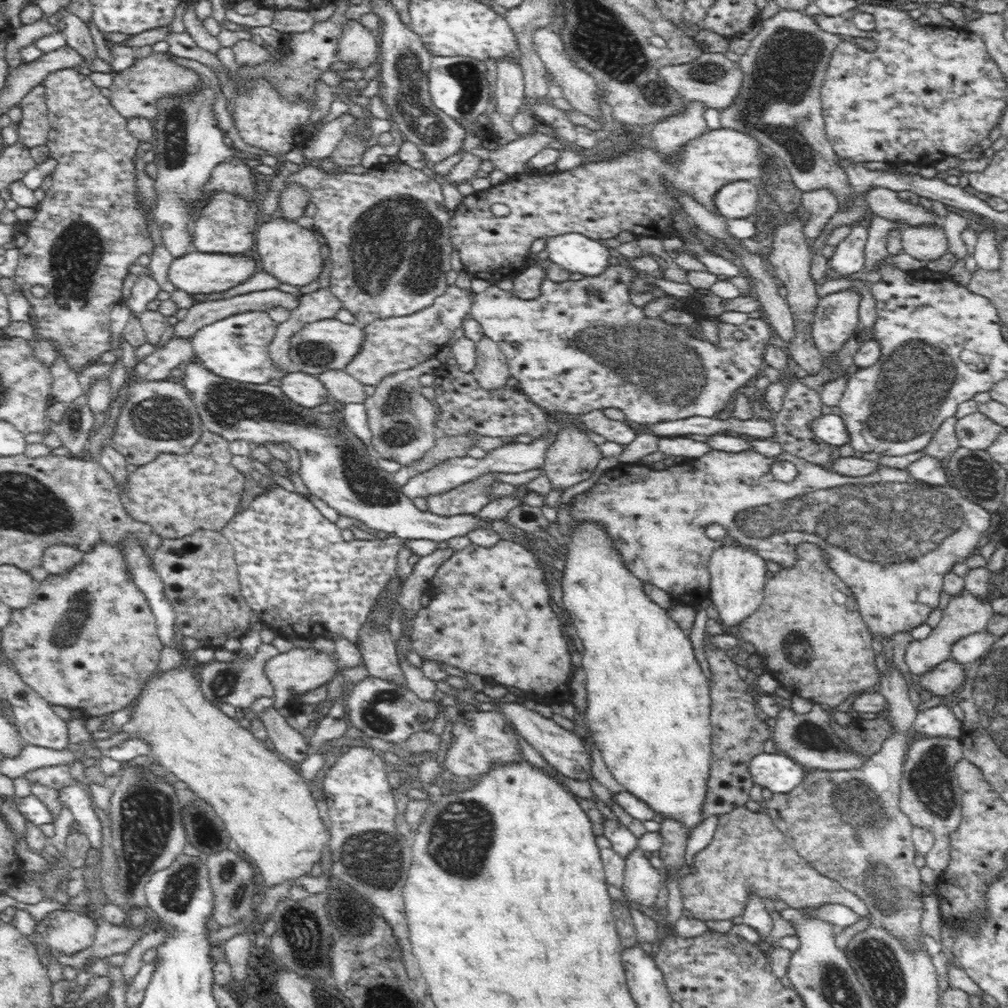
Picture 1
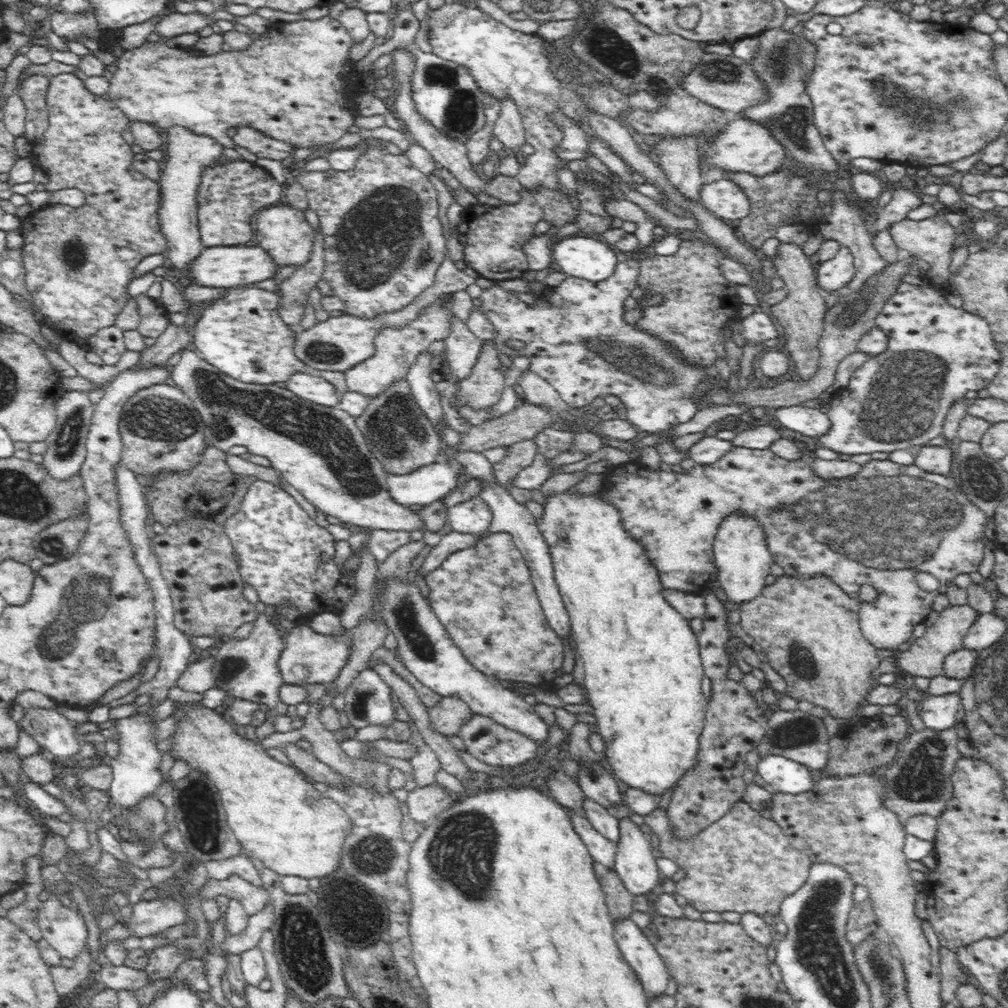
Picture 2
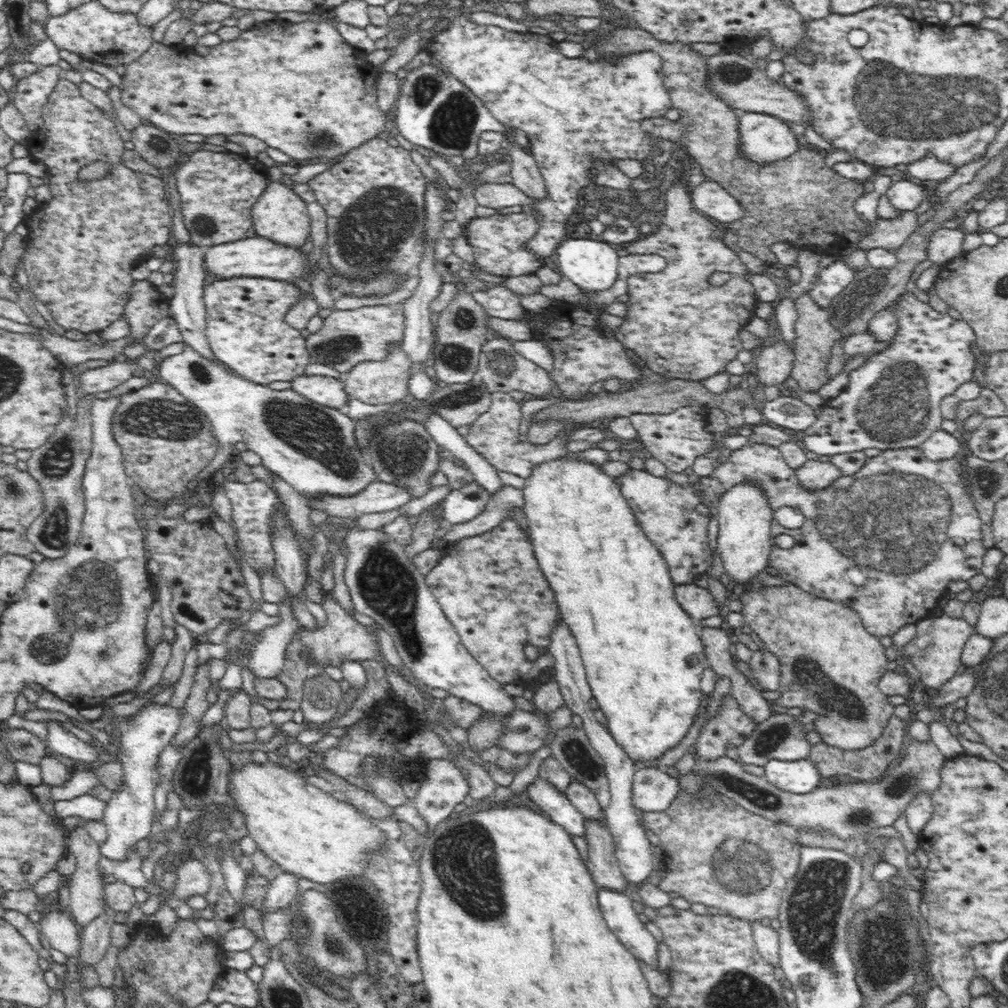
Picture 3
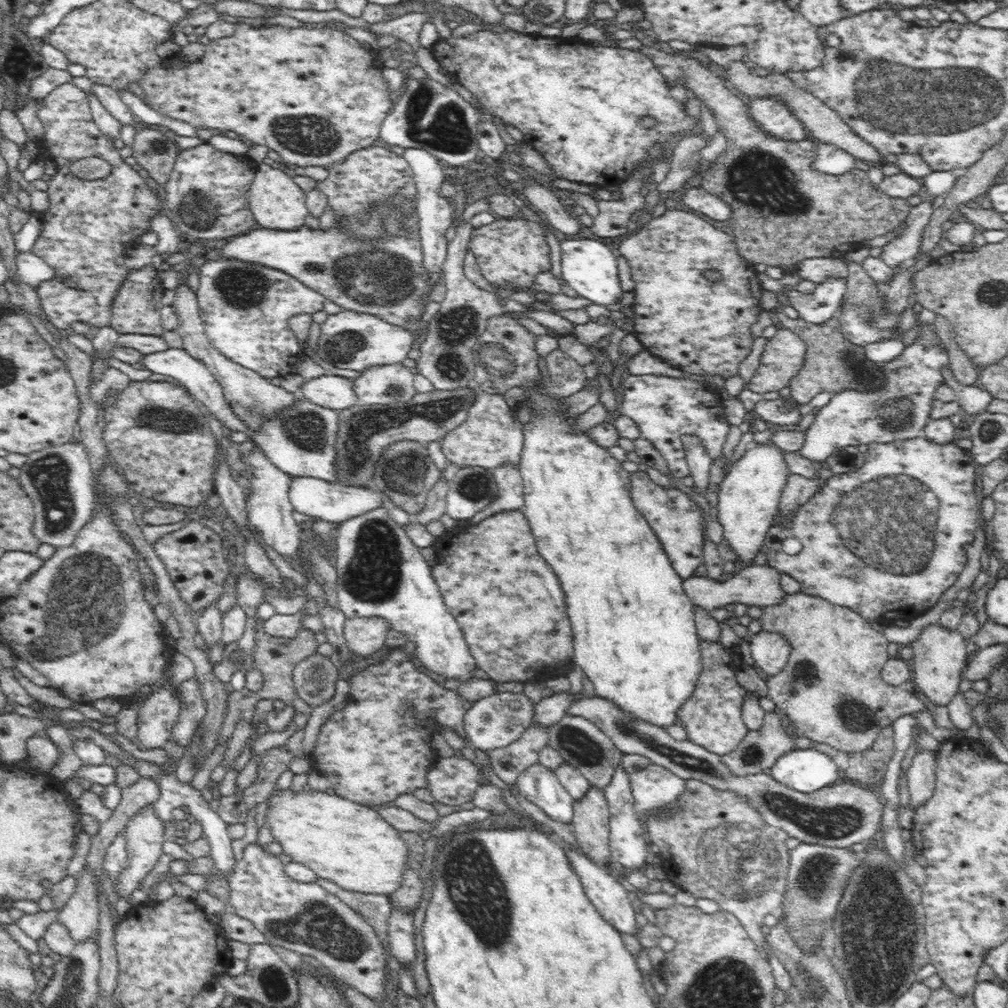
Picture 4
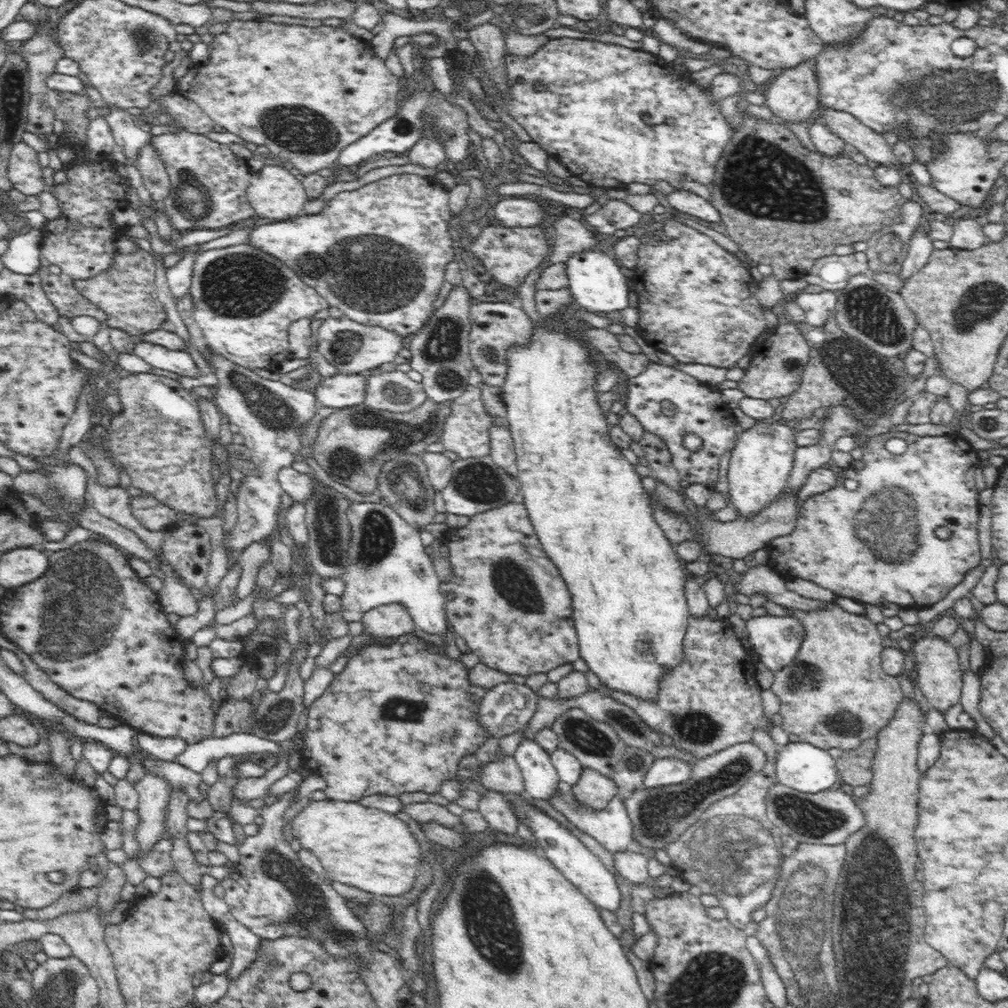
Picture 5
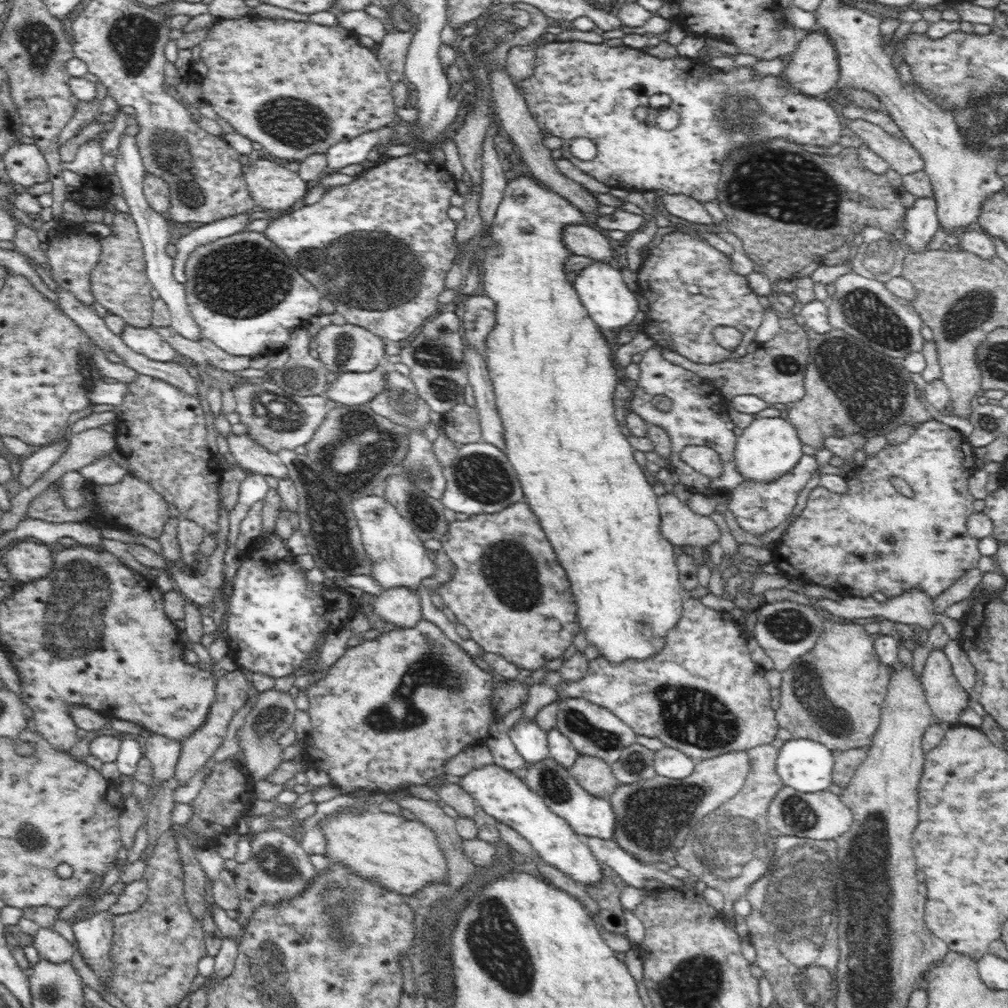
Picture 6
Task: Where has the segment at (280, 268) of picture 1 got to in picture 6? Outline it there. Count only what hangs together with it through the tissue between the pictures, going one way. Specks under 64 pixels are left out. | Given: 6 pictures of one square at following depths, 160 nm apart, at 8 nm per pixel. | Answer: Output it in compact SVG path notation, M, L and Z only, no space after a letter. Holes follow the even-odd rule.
M259 158L250 162L250 169L244 173L246 186L250 197L254 199L257 209L260 211L268 210L286 210L290 208L297 200L306 196L308 186L307 182L300 178L298 173L294 173L278 165L274 161Z

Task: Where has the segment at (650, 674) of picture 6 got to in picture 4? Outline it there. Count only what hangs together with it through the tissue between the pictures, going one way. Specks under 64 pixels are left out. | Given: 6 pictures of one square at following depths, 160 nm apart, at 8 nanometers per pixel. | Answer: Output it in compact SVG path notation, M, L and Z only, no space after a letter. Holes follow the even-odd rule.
M699 639L701 644L701 674L694 687L692 698L682 706L680 723L686 729L688 740L716 755L733 751L749 731L743 720L744 698L749 693L736 681L736 672L741 668L735 650L725 648L720 641Z

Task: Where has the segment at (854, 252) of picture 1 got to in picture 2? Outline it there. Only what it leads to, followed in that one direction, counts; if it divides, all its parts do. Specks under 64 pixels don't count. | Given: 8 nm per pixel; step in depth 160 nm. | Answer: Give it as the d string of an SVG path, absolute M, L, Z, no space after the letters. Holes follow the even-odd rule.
M841 245L834 258L820 262L817 284L822 292L831 292L832 289L841 291L854 278L854 274L853 254L847 246Z

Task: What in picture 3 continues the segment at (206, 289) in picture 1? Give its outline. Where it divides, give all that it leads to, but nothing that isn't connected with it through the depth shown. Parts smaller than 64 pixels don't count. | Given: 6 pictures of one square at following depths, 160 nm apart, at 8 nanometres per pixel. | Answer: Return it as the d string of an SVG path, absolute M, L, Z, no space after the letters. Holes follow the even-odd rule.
M255 234L234 243L207 247L204 253L206 272L220 276L221 279L256 278L294 282L300 280L306 272L306 255L302 253L300 247L279 246Z

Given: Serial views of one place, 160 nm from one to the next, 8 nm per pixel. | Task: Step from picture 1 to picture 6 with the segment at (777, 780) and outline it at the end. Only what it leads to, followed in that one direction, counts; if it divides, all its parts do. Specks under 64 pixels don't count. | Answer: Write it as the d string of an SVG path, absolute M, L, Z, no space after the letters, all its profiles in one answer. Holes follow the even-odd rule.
M798 737L779 748L776 770L785 786L815 793L828 790L833 783L835 763L832 751L820 741Z

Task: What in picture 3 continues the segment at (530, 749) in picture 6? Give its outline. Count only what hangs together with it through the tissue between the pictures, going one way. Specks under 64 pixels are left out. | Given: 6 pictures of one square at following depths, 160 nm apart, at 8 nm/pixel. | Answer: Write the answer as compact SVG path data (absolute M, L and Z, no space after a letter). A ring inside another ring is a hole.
M540 776L527 786L527 792L530 800L546 812L550 820L570 834L585 838L585 818L565 793Z

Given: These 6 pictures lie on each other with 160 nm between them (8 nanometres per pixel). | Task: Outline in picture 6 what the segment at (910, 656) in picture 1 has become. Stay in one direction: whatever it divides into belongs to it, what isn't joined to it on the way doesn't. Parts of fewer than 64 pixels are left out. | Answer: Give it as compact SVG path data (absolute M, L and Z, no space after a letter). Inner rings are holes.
M931 649L919 678L934 720L959 724L971 698L954 676L943 650Z

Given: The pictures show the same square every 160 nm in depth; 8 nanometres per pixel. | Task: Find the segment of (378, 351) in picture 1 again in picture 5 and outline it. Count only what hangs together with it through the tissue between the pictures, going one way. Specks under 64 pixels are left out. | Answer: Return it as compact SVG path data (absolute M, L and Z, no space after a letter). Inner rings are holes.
M395 370L368 374L364 403L370 408L387 409L388 412L407 412L427 399L421 383L412 380L405 372Z

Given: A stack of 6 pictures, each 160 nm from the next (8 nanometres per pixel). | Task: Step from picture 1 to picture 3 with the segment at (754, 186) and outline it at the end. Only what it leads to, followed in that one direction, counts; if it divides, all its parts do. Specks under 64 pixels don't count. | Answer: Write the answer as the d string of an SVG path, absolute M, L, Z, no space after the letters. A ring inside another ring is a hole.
M705 180L694 187L693 201L698 211L722 224L737 221L744 214L739 201L718 181Z

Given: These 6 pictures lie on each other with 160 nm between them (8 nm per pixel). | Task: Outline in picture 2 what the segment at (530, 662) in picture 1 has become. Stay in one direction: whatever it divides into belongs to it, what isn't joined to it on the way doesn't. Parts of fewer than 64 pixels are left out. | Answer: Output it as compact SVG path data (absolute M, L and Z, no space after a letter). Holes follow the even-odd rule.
M499 532L478 539L475 545L448 556L439 568L426 574L425 580L430 590L427 598L432 614L439 620L451 644L458 647L472 667L497 680L532 685L554 680L556 670L562 666L566 644L560 642L561 638L543 612L529 567L512 535Z

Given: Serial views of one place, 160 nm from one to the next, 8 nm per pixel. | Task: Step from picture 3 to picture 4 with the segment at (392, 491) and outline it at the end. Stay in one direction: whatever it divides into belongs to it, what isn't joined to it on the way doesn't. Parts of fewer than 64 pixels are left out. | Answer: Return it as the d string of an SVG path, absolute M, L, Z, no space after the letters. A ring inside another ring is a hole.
M292 479L289 484L288 495L293 508L309 517L340 524L349 518L368 514L376 508L382 508L388 496L384 496L374 485L354 486L341 483L327 483L318 479Z

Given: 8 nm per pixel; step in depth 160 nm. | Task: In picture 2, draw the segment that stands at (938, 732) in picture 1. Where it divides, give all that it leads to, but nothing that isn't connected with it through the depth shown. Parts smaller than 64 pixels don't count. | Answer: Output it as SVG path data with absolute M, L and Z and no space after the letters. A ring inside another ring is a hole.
M959 693L940 696L924 695L918 702L918 715L926 729L946 730L957 724L956 713L961 708Z

